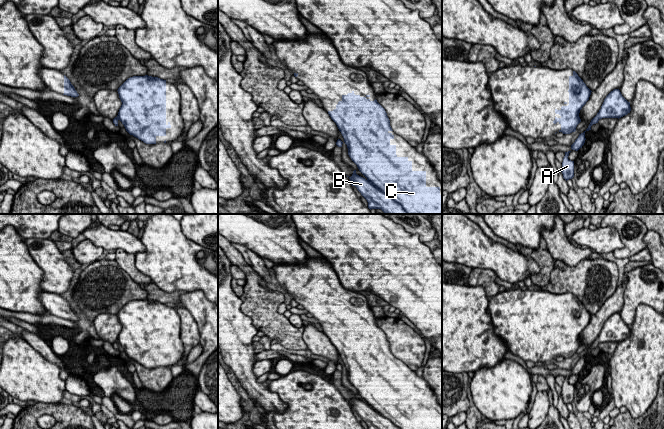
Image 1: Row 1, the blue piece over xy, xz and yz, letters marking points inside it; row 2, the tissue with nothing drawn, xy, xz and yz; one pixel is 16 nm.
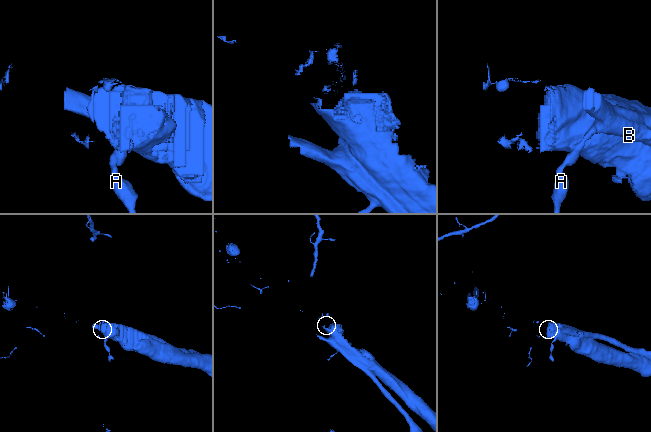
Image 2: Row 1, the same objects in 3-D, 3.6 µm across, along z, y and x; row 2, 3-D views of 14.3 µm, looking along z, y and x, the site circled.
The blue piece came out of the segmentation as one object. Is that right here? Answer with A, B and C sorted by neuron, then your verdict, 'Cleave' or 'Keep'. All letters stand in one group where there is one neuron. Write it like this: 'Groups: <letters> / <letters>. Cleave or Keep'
Groups: A B C. Keep

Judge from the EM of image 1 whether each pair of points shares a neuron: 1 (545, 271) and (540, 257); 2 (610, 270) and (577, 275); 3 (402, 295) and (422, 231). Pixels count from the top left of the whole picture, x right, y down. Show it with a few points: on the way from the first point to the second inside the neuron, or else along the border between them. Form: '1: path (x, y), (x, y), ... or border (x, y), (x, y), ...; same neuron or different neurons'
1: path (545, 268), (543, 260); same neuron
2: path (605, 277), (586, 278); same neuron
3: border (401, 225), (406, 231), (416, 233), (423, 243); different neurons

